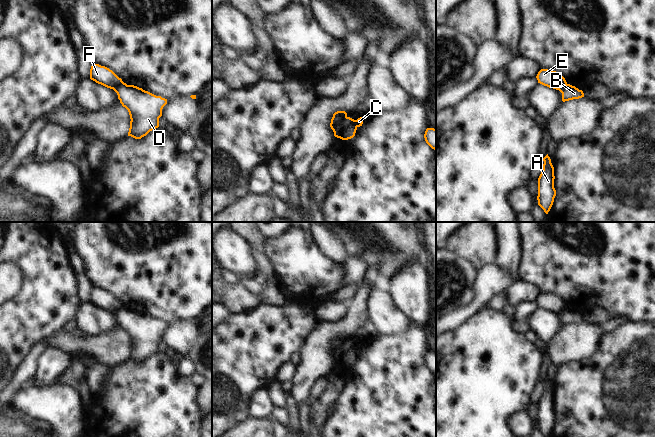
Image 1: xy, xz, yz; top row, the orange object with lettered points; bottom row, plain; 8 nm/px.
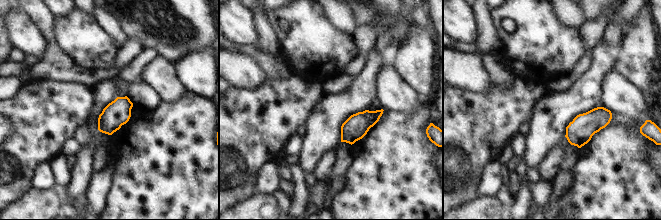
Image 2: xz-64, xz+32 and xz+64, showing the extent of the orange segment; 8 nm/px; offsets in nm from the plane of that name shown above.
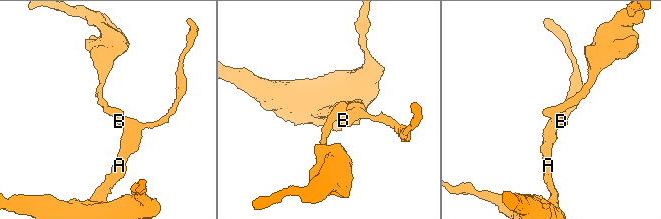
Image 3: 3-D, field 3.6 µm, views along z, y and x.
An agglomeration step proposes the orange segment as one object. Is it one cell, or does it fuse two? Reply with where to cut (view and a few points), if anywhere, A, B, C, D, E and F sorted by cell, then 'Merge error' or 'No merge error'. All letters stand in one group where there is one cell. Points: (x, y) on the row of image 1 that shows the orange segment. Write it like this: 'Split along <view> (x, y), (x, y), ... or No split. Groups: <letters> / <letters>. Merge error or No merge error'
Split along xz (346, 116), (332, 129). Groups: A B C D / E F. Merge error.

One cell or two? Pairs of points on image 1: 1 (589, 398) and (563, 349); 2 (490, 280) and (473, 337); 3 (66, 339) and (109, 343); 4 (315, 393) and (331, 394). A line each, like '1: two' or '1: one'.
1: two
2: two
3: one
4: two

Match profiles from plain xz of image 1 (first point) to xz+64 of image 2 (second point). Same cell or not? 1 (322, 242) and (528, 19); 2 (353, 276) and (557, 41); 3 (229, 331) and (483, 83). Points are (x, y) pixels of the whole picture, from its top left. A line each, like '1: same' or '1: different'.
1: different
2: different
3: different

